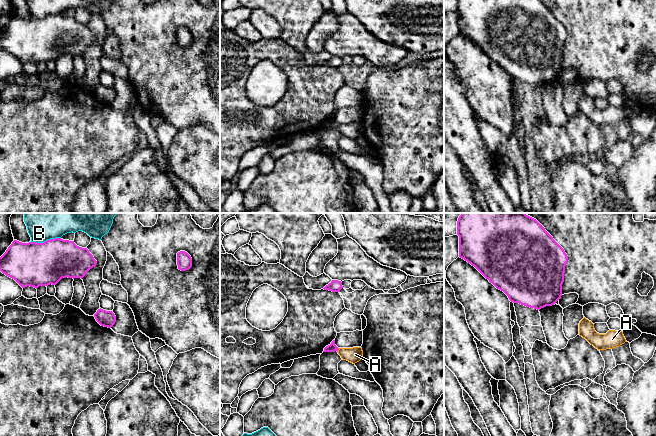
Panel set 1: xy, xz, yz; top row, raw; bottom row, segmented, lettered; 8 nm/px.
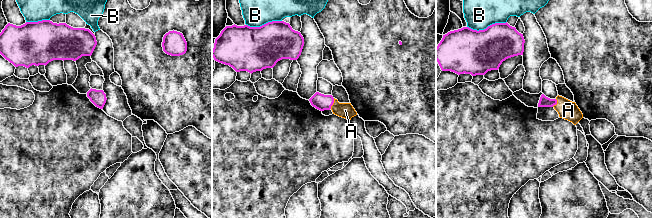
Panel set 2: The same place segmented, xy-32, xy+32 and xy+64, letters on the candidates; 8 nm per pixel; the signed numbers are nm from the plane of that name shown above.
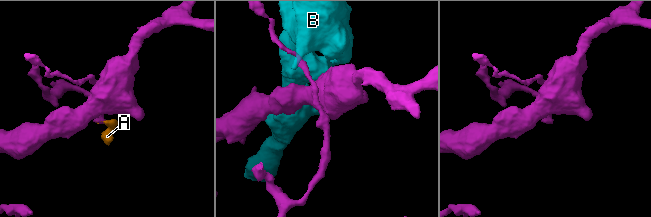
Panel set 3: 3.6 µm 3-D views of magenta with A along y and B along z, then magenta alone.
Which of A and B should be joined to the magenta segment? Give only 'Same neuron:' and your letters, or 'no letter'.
Same neuron: A

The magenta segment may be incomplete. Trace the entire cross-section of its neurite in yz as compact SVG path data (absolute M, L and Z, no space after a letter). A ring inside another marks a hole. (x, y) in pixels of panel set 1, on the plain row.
M457 0L457 11L459 33L503 67L511 78L540 86L561 74L568 32L541 0Z

